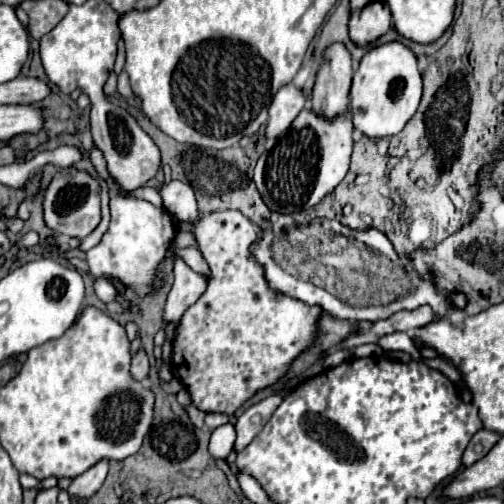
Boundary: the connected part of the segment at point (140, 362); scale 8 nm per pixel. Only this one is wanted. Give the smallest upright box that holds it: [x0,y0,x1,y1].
[132,348,148,380]

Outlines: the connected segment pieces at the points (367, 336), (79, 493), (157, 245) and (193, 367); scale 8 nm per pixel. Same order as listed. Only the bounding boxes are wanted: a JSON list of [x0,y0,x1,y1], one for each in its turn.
[[342,304,440,348],[68,460,108,500],[86,196,176,296],[160,180,322,416]]

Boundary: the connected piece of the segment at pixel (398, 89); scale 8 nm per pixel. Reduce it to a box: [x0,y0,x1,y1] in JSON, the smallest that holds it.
[350,42,422,138]

